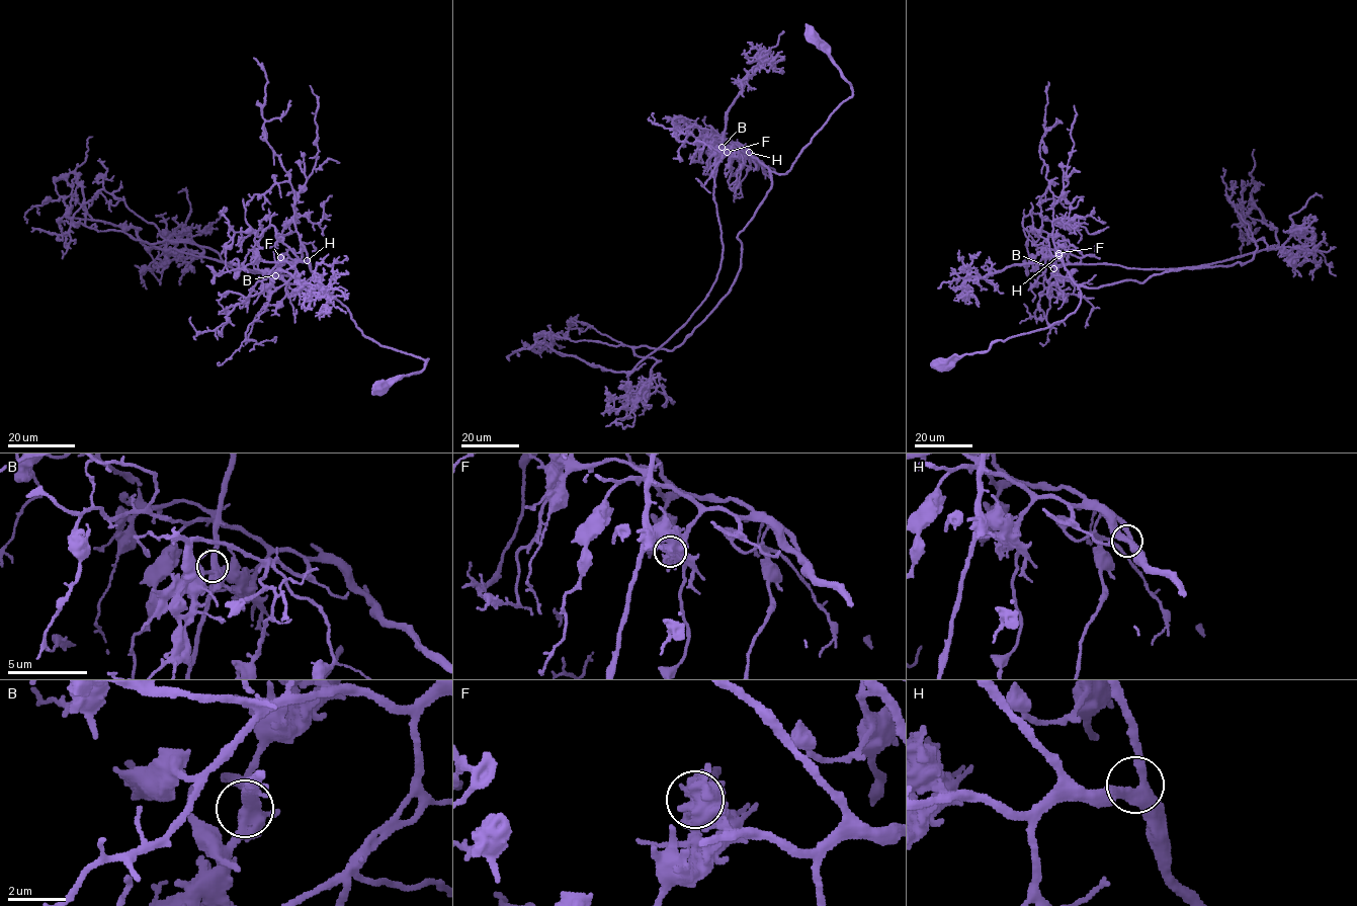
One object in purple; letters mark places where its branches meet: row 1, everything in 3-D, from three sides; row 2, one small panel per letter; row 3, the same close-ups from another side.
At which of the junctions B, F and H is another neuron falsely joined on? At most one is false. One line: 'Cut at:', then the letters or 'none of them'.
Cut at: F

